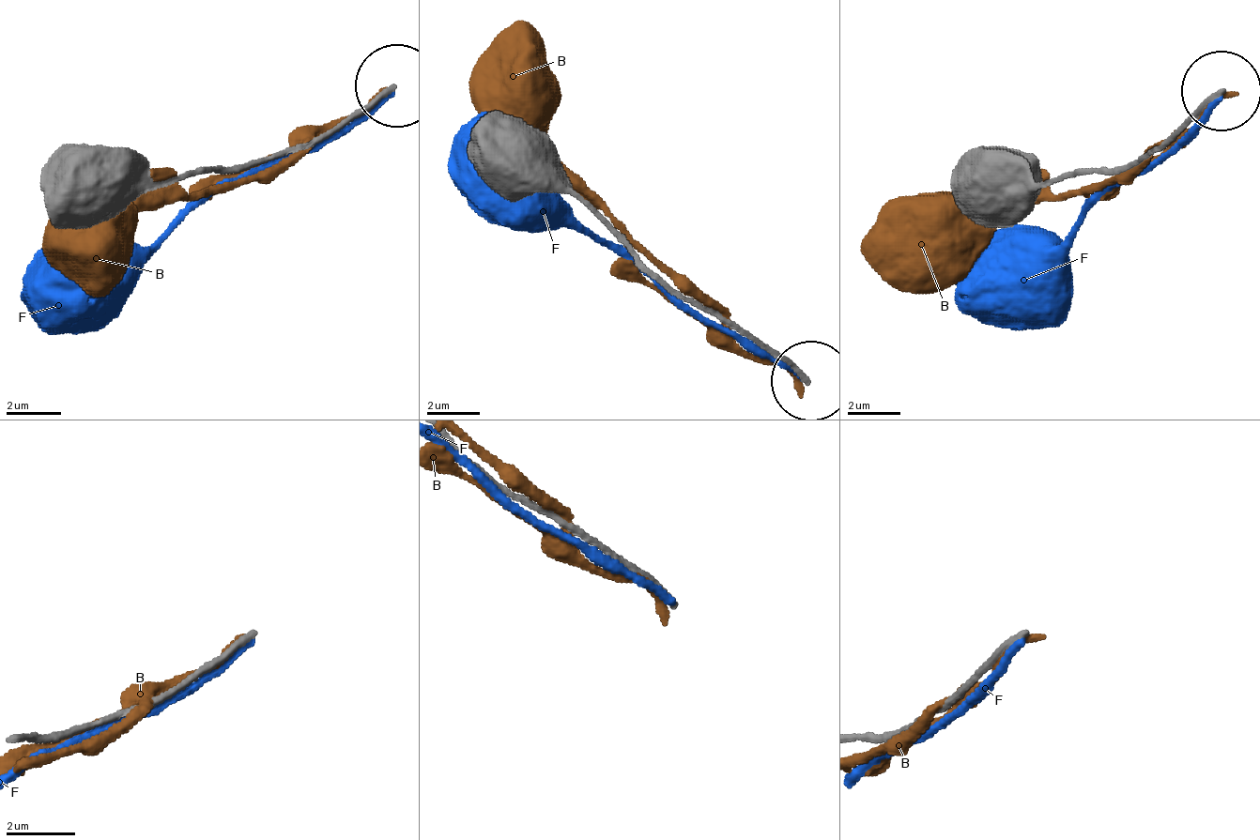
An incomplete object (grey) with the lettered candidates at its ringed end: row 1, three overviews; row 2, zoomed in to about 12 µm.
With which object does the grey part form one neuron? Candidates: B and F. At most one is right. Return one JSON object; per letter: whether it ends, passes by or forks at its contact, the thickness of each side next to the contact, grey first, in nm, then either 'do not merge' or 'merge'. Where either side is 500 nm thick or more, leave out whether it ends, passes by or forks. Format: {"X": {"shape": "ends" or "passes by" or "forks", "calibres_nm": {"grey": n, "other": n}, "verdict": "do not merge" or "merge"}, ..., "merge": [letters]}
{"B": {"shape": "passes by", "calibres_nm": {"grey": 280, "other": 200}, "verdict": "do not merge"}, "F": {"shape": "passes by", "calibres_nm": {"grey": 180, "other": 220}, "verdict": "do not merge"}, "merge": []}

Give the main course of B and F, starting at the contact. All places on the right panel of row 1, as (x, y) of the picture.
B: (1206, 101), (1200, 122), (1107, 181), (1000, 195), (934, 228)
F: (1200, 115), (1153, 161), (1053, 248), (1006, 235), (1021, 254)

